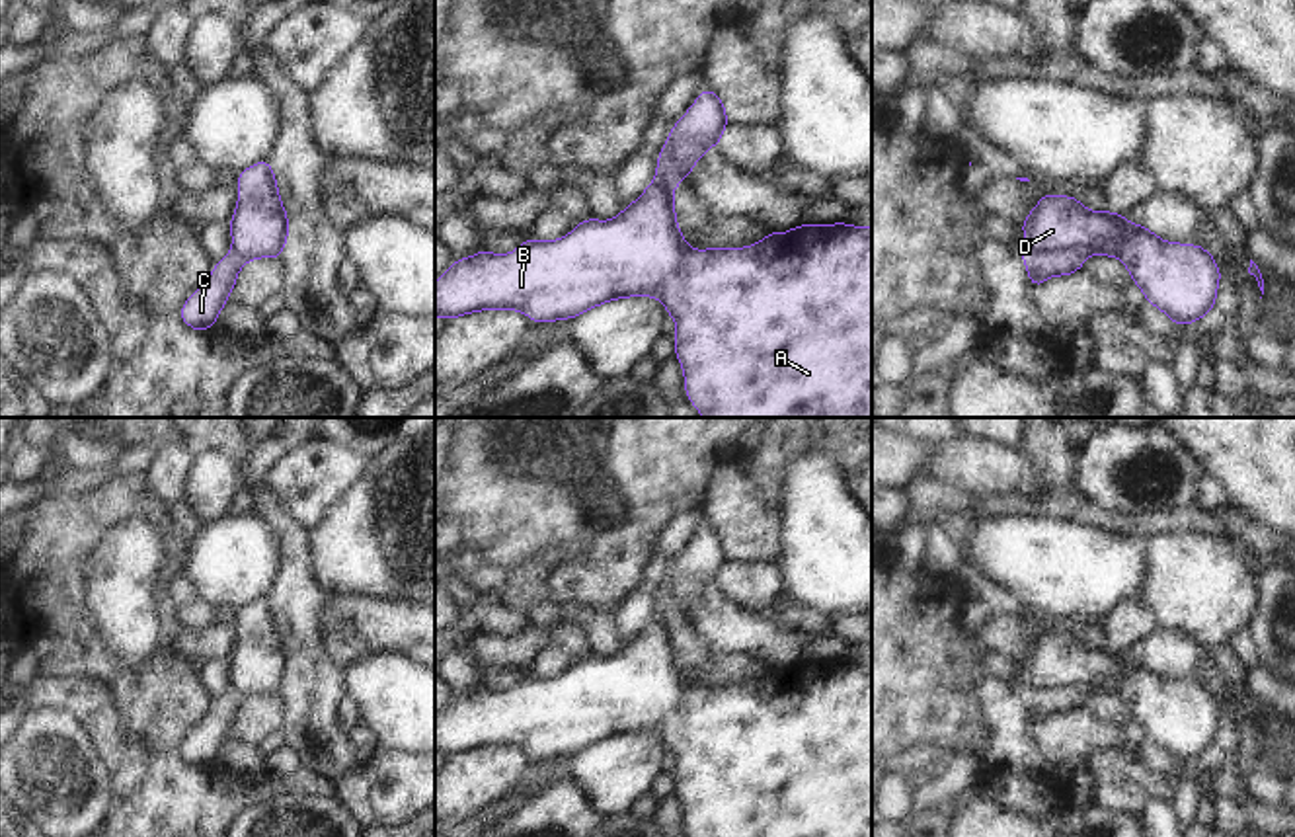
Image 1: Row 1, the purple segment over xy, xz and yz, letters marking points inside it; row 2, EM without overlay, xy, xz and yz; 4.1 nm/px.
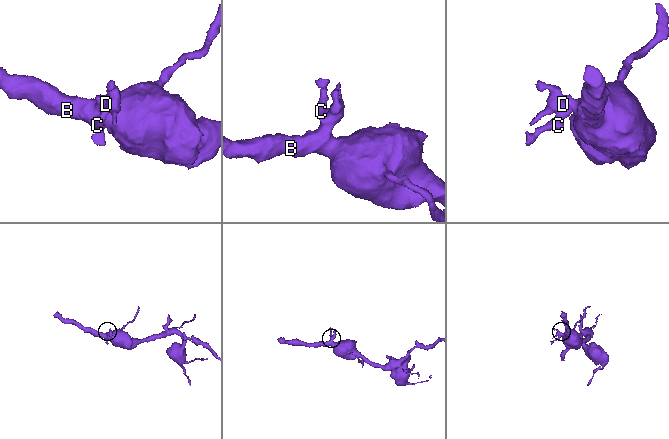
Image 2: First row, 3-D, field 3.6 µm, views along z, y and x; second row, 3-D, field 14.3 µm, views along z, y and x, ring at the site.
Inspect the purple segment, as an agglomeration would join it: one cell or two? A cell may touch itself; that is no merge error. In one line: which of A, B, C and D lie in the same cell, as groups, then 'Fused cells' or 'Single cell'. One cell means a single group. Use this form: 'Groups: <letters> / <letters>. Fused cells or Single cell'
Groups: A B D / C. Fused cells.

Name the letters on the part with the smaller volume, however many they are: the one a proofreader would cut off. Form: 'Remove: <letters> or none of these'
Remove: C

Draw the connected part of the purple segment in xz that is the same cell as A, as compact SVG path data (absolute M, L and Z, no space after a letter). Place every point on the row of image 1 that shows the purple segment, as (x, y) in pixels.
M657 178L648 189L612 220L587 219L562 240L525 240L515 252L497 256L478 250L474 258L456 258L454 265L435 283L435 316L445 320L478 310L521 310L534 324L577 318L579 314L614 299L655 297L677 322L675 357L685 373L687 398L702 418L872 418L872 226L800 224L784 234L768 232L747 248L692 250L677 224L673 189Z

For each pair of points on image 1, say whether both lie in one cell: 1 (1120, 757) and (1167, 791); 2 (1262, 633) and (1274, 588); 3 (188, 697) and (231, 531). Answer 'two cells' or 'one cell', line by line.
1: one cell
2: one cell
3: two cells

